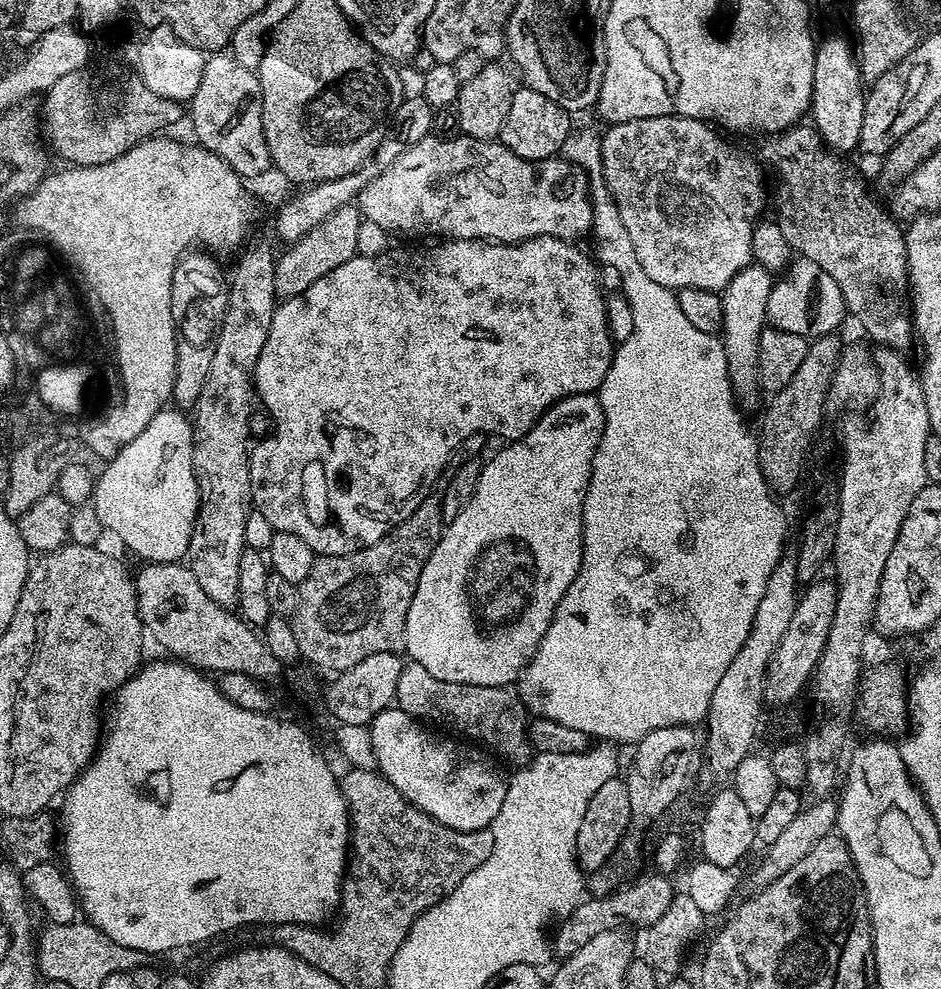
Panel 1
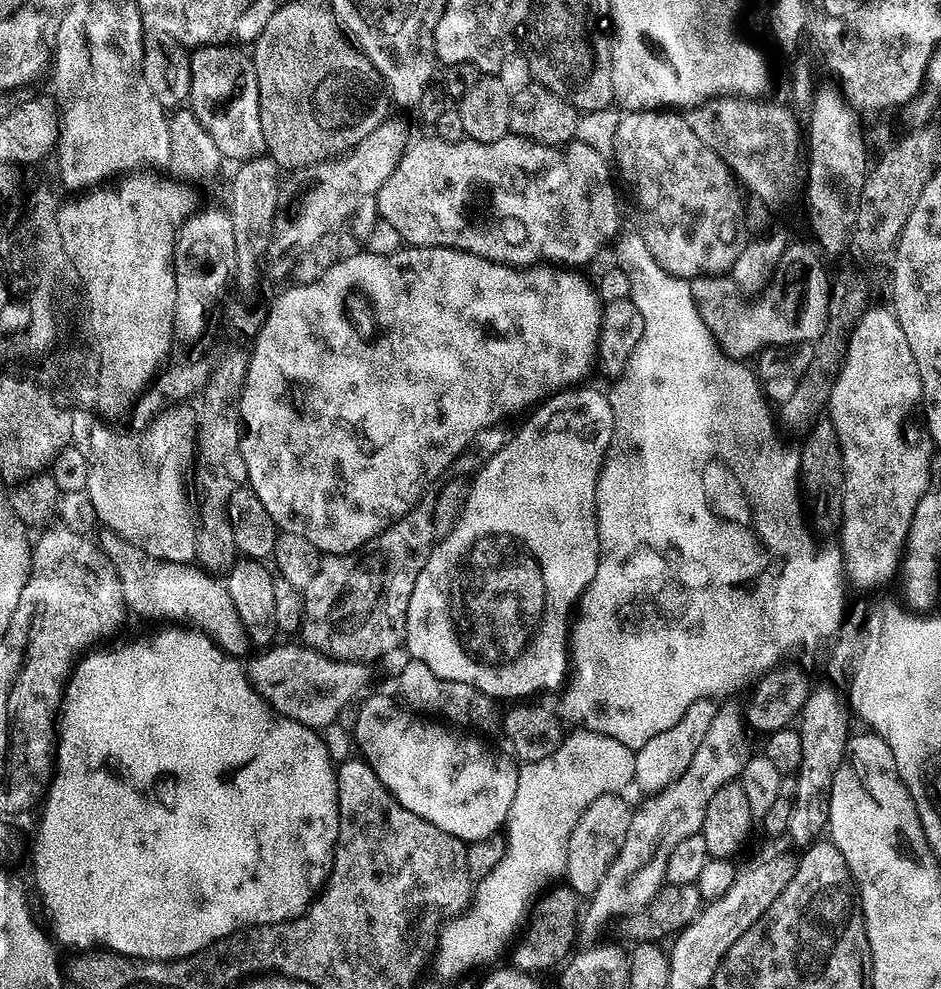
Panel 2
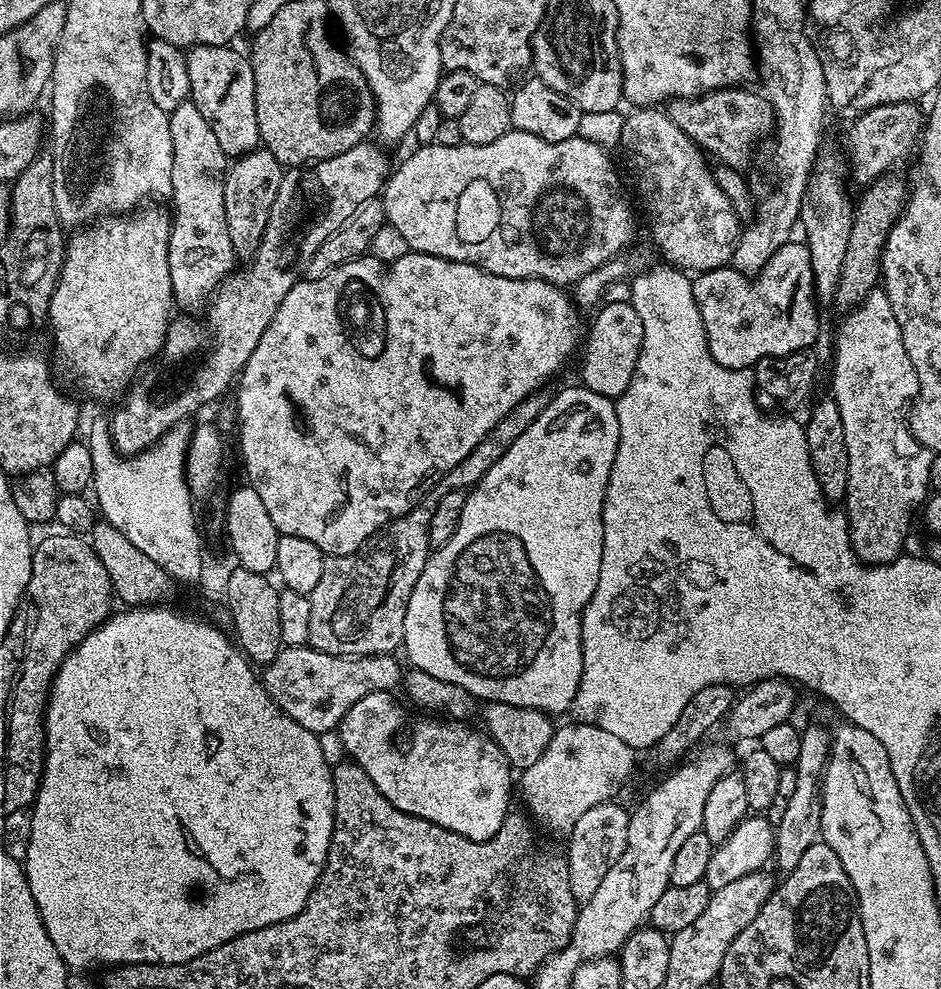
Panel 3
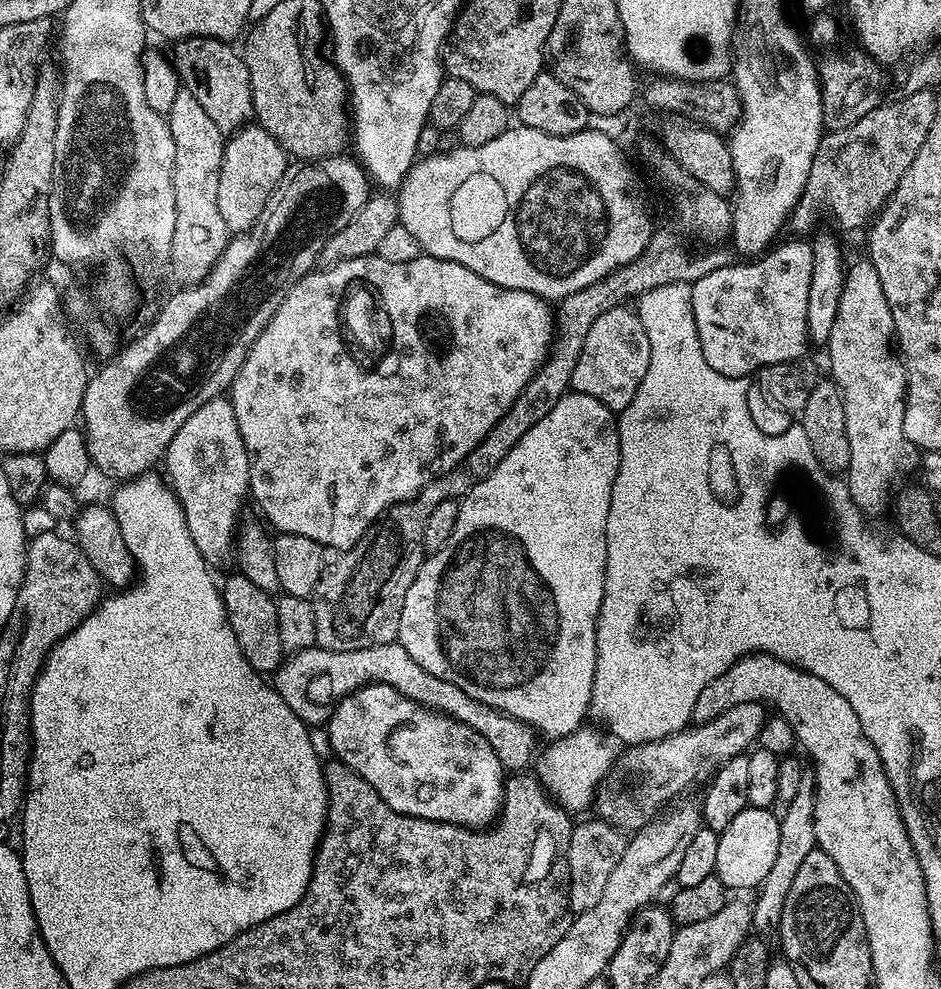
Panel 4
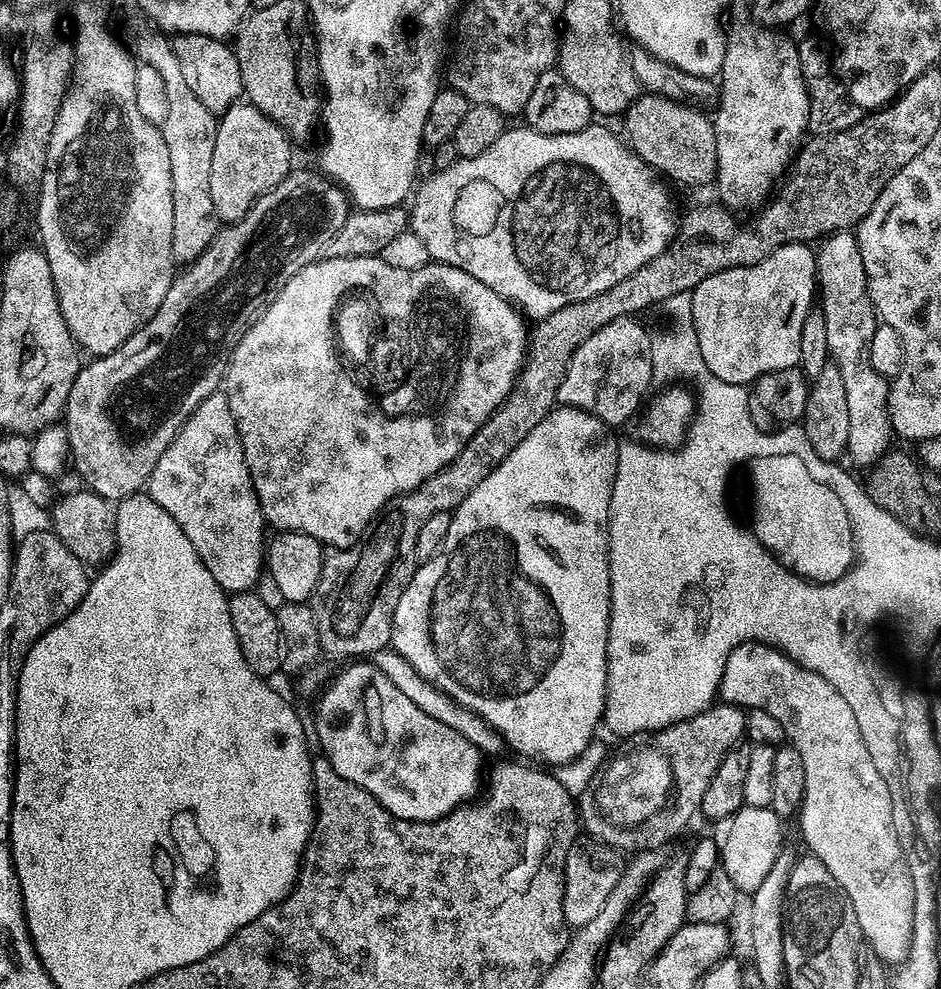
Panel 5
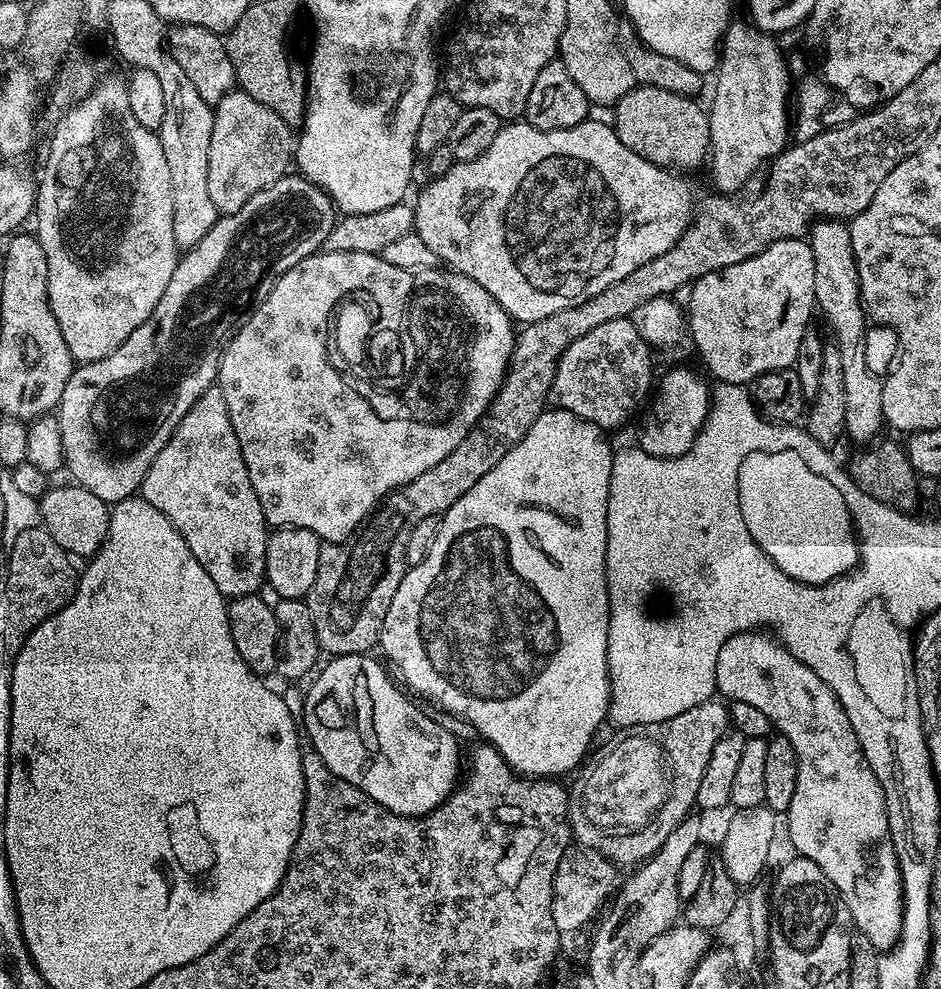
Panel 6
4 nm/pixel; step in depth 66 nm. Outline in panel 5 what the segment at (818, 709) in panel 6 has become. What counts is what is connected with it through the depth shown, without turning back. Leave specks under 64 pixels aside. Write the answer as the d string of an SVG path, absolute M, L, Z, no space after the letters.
M755 642L738 646L730 654L730 658L726 658L726 666L720 679L718 696L723 703L735 704L741 710L751 710L753 708L766 710L774 718L778 718L778 722L782 722L782 730L784 731L787 743L798 750L798 753L802 754L802 765L805 770L805 792L804 797L799 802L798 809L800 832L804 835L805 846L808 847L805 849L811 855L817 856L822 862L822 866L826 866L826 870L830 870L830 874L834 874L838 886L844 888L844 893L848 895L850 902L854 906L854 914L858 918L860 934L866 941L867 947L879 960L885 962L893 960L893 965L896 966L903 964L908 959L908 951L912 946L914 902L916 901L914 882L910 878L910 866L906 862L904 851L898 842L898 834L894 834L890 790L886 786L886 781L882 778L882 774L878 774L878 769L874 766L874 762L870 762L870 750L866 750L866 742L862 742L862 733L858 731L858 718L854 718L854 710L850 710L850 705L846 703L846 698L842 698L842 694L838 694L838 690L834 690L834 686L830 686L830 682L826 682L826 678L814 674L814 670L806 670L798 662L794 662L791 658L784 655L780 649L771 648L768 644L758 644Z

